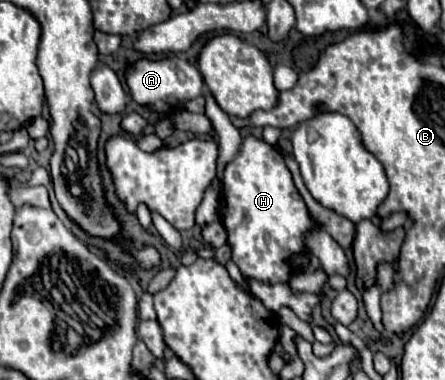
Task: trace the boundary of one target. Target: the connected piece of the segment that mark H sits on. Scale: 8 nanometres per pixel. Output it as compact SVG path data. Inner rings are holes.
M247 136L237 158L225 168L221 194L221 222L227 230L231 260L239 266L243 278L265 284L287 282L293 274L289 258L293 254L305 254L305 234L315 222L297 192L281 154L267 142Z

